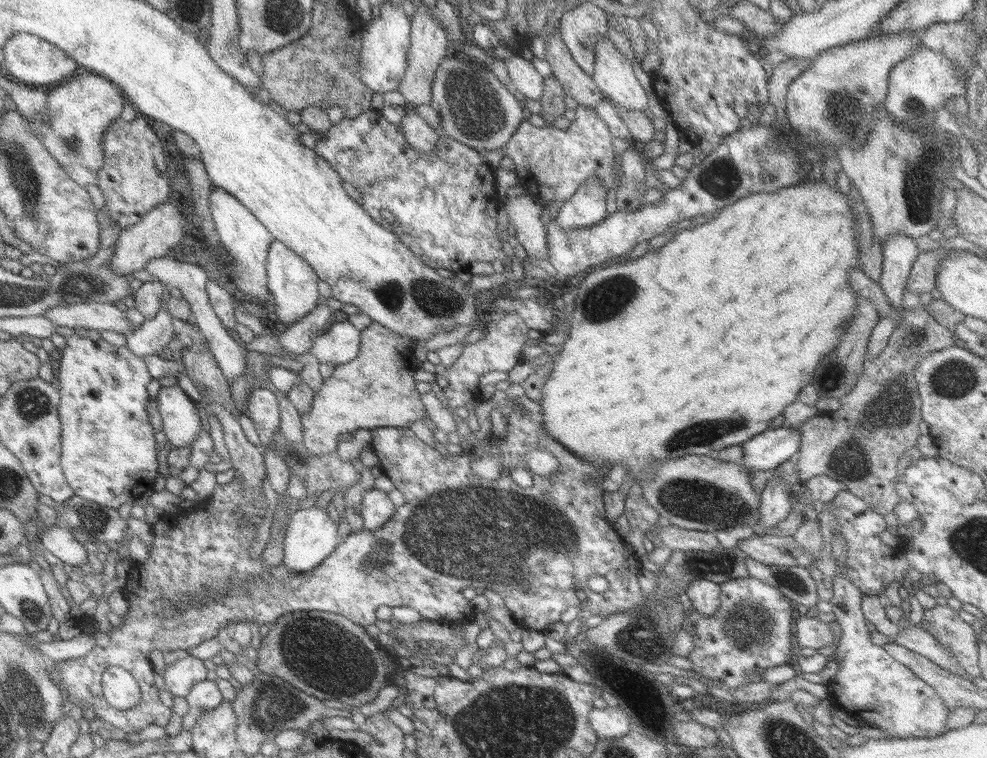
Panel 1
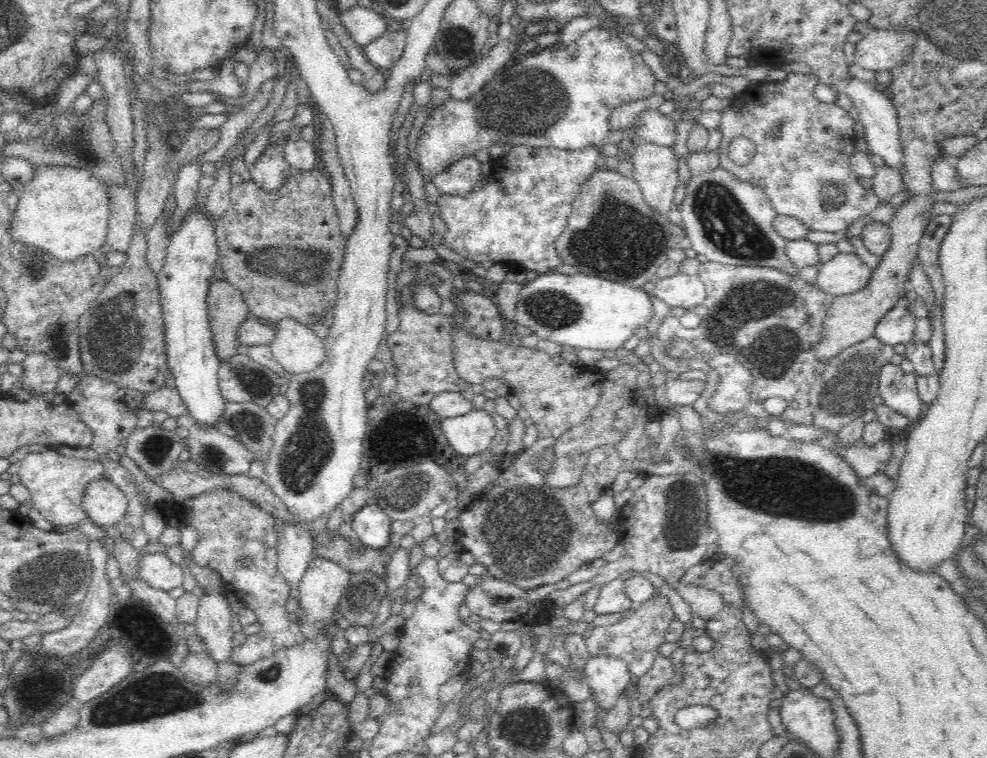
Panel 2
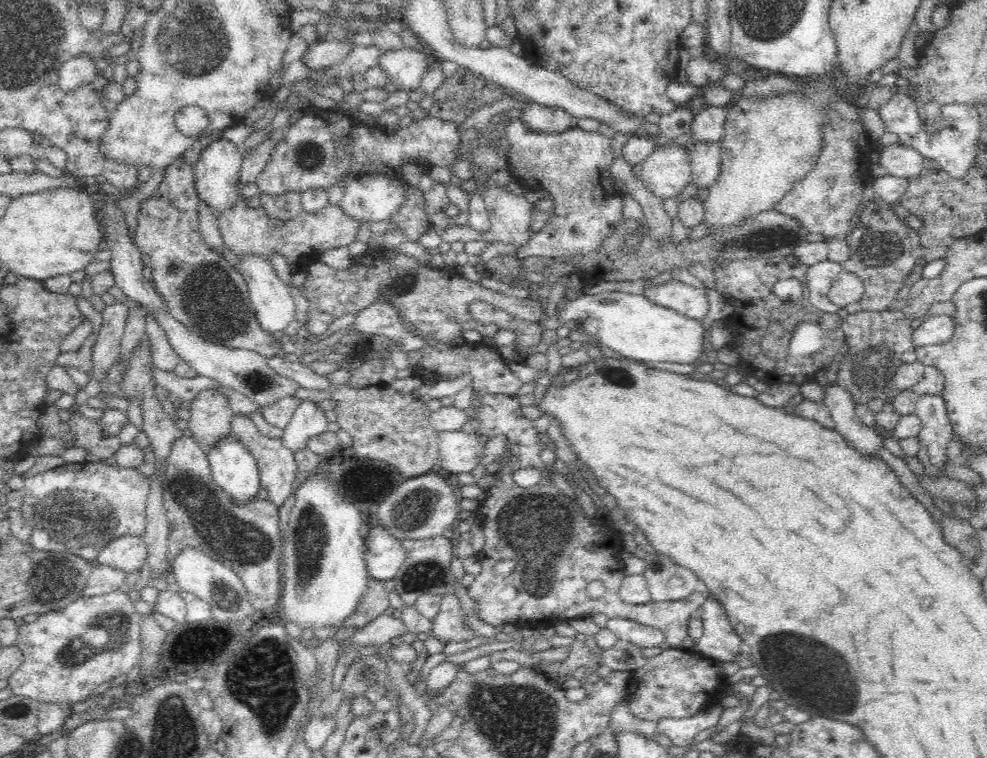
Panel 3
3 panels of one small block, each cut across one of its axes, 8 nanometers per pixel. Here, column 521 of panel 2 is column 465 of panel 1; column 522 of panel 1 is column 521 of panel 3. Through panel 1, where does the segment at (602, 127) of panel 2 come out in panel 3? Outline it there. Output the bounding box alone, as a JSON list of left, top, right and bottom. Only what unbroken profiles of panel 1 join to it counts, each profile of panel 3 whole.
[520,101,578,133]

